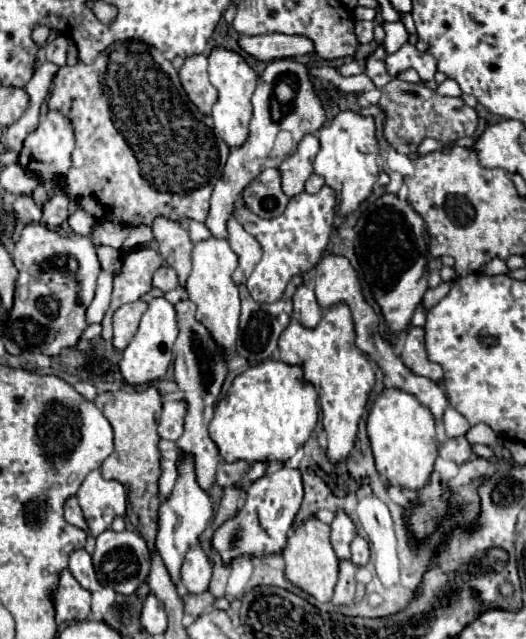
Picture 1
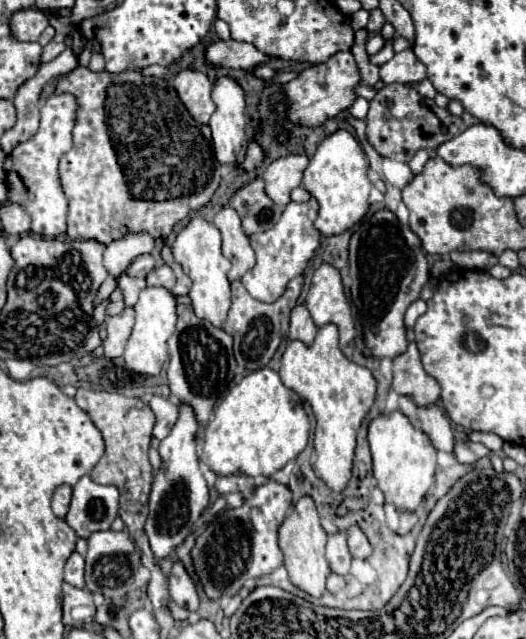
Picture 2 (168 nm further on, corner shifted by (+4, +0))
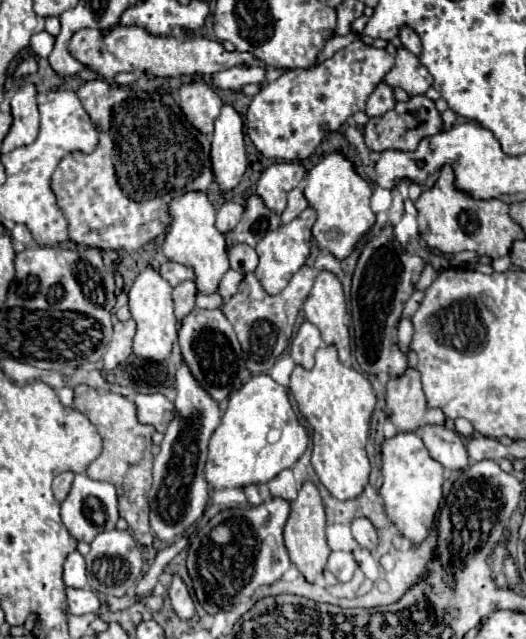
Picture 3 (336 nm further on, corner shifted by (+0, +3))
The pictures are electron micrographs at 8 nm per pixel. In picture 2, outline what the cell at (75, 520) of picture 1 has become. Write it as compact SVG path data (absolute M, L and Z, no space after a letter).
M68 485L56 489L56 493L52 497L52 511L56 517L60 517L60 519L66 517L68 507L70 507L70 499L72 499L72 489Z

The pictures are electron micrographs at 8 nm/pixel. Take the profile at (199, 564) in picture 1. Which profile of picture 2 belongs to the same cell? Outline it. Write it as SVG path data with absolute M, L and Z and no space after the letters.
M174 561L172 571L168 575L168 585L170 585L170 597L180 605L186 607L188 611L198 609L198 593L192 577L188 575L186 567L182 561Z

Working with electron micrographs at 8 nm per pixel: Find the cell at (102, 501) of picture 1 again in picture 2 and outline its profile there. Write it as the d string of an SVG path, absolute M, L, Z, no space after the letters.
M84 475L72 487L72 503L66 523L88 539L94 531L110 529L118 515L118 489L114 485L100 485Z

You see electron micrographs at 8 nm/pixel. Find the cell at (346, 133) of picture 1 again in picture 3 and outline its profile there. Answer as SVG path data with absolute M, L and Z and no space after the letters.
M332 152L310 170L304 196L318 216L312 226L316 246L320 250L328 250L336 260L346 260L362 236L374 226L374 212L370 210L372 188L356 174L352 162L348 162L340 152Z

